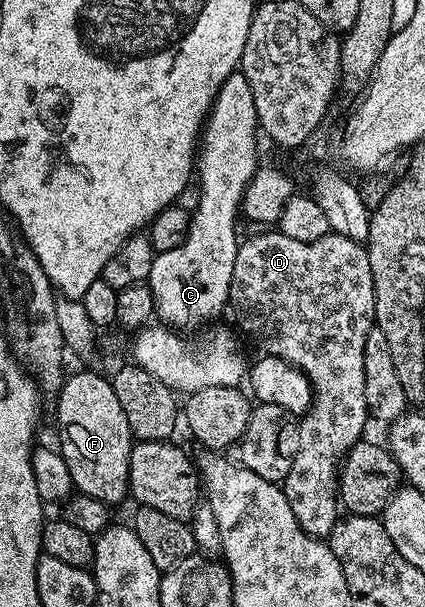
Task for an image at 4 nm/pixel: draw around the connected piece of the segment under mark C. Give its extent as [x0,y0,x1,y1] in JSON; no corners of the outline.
[146,72,261,328]

